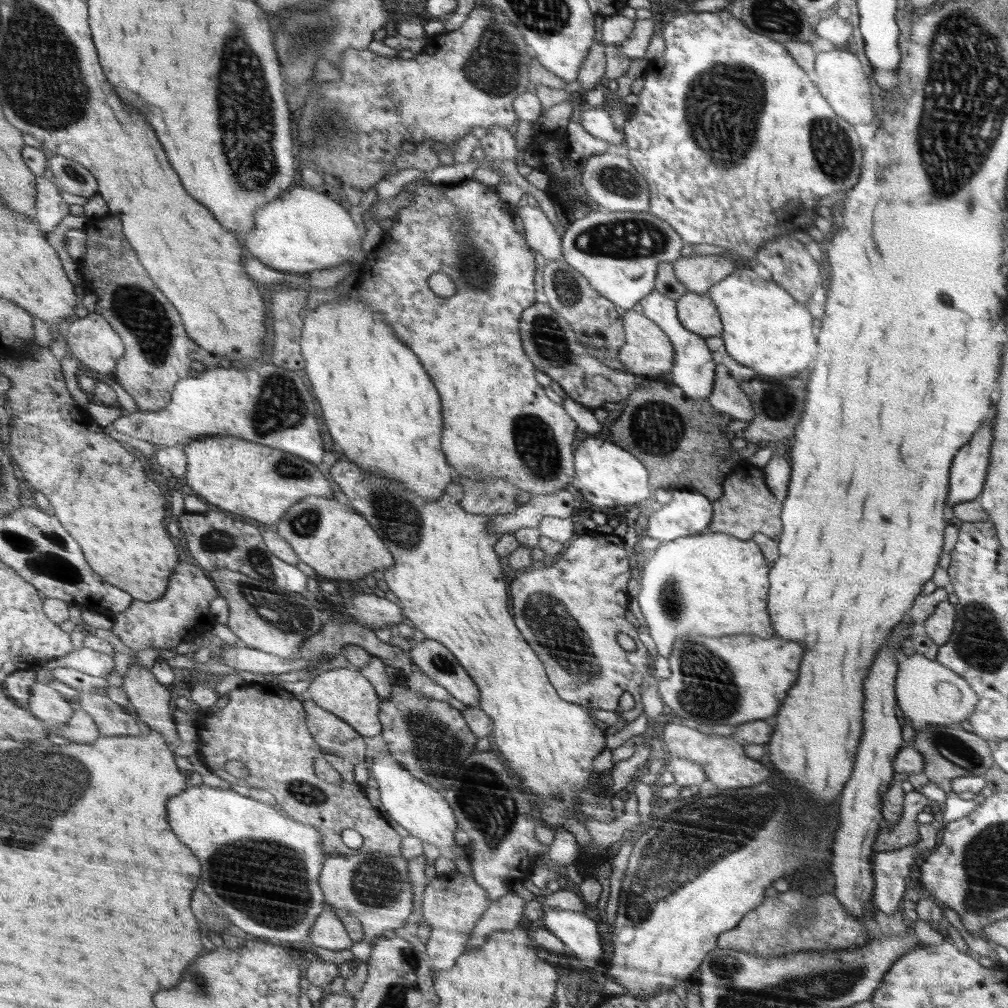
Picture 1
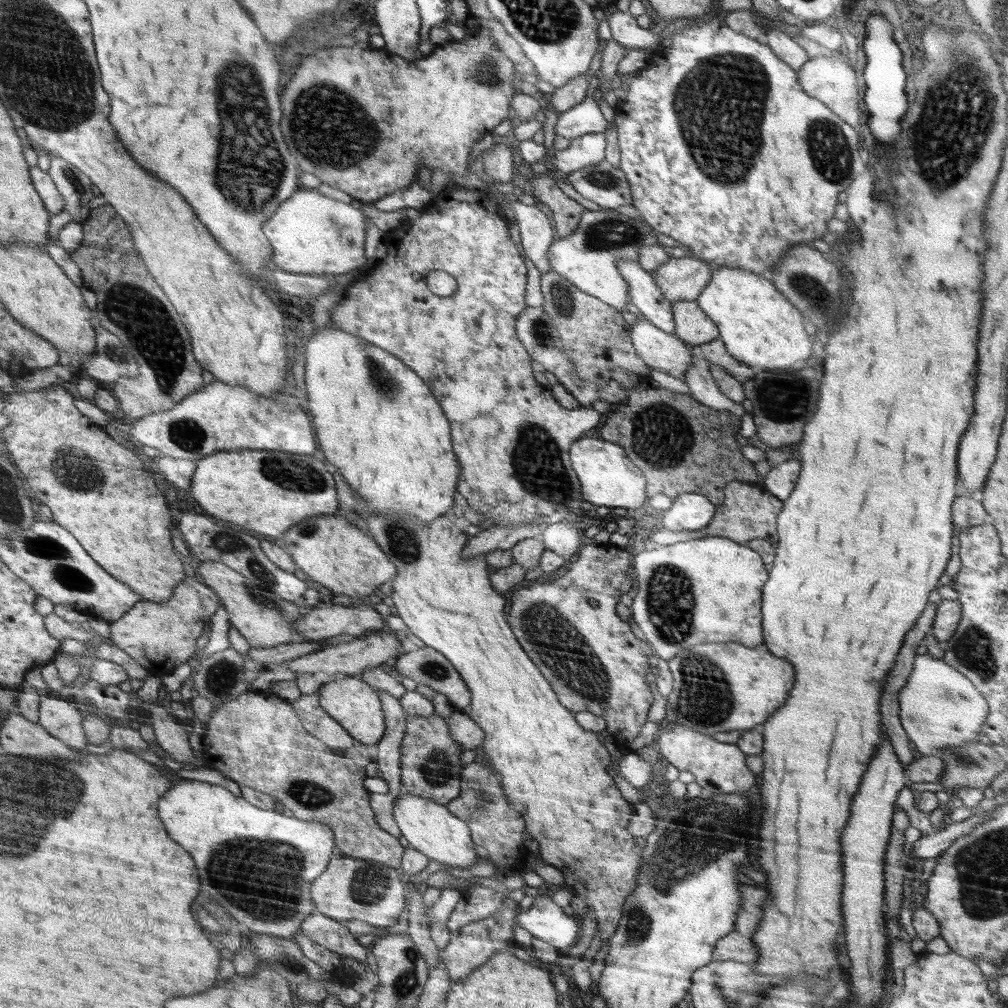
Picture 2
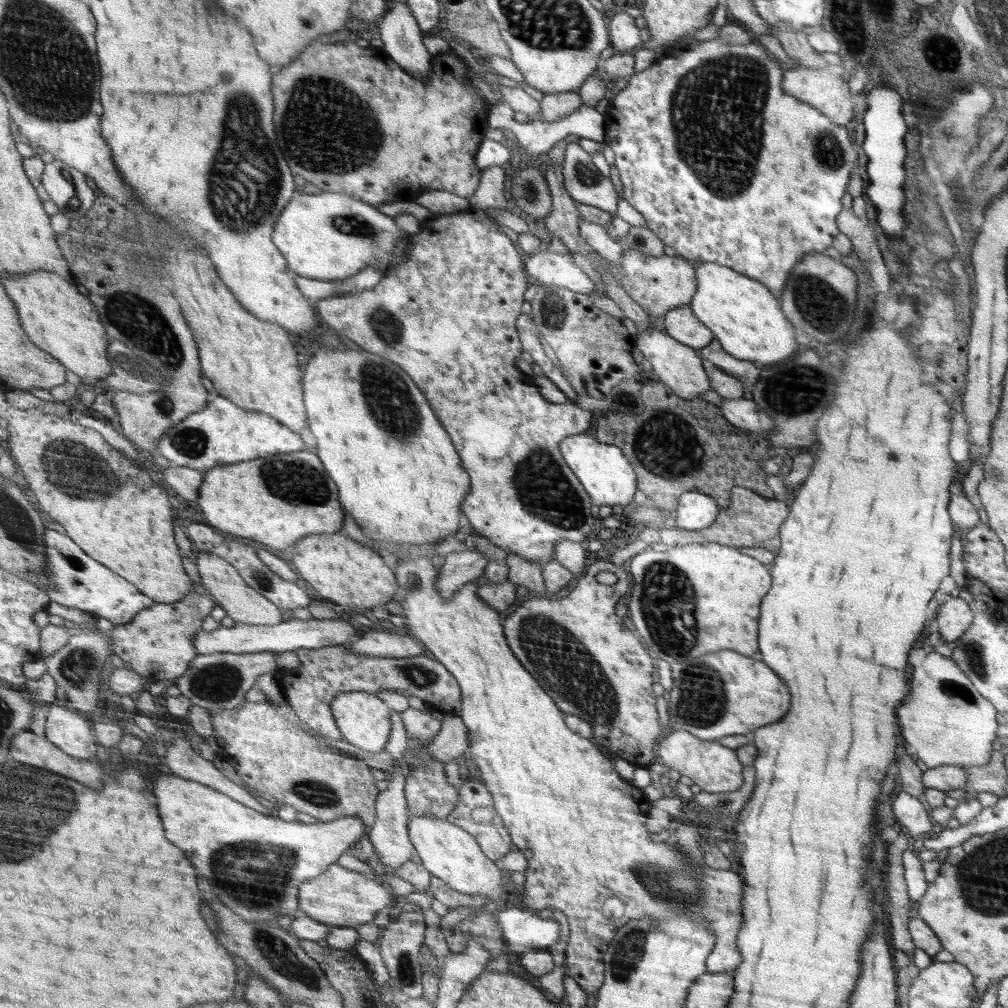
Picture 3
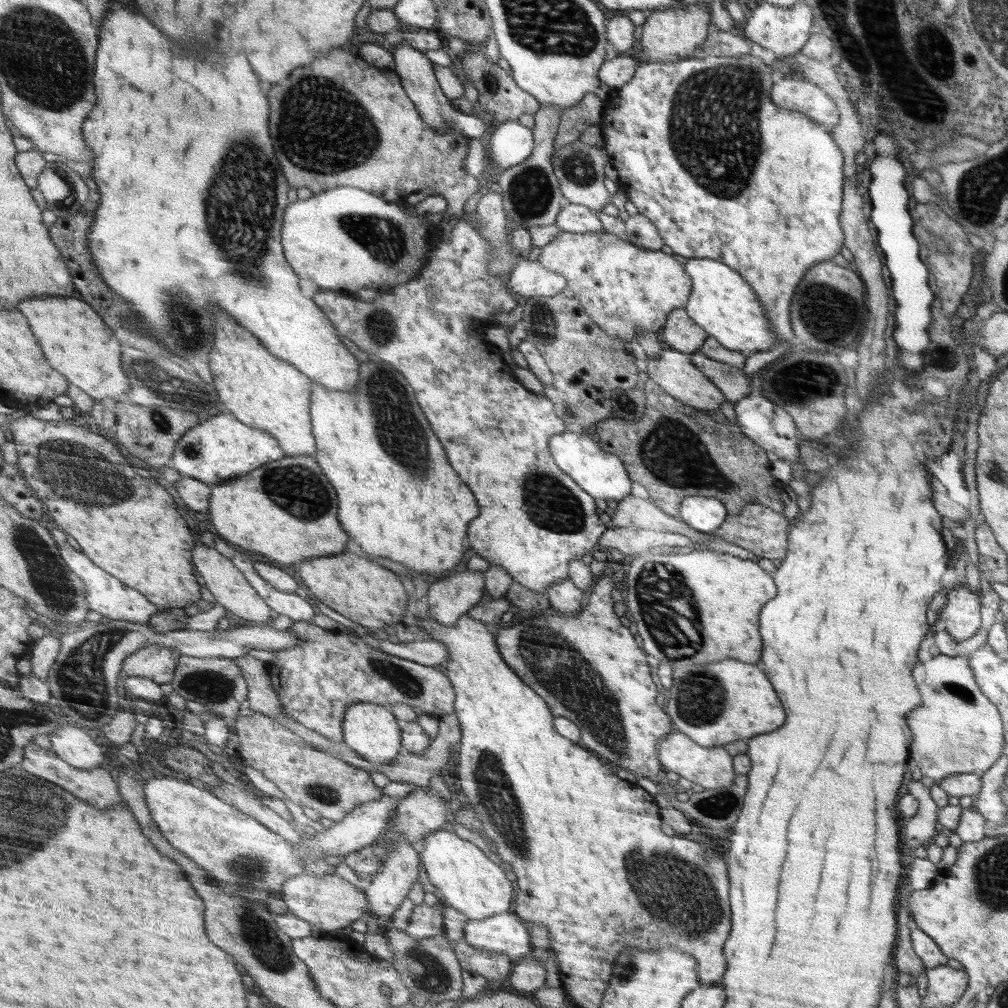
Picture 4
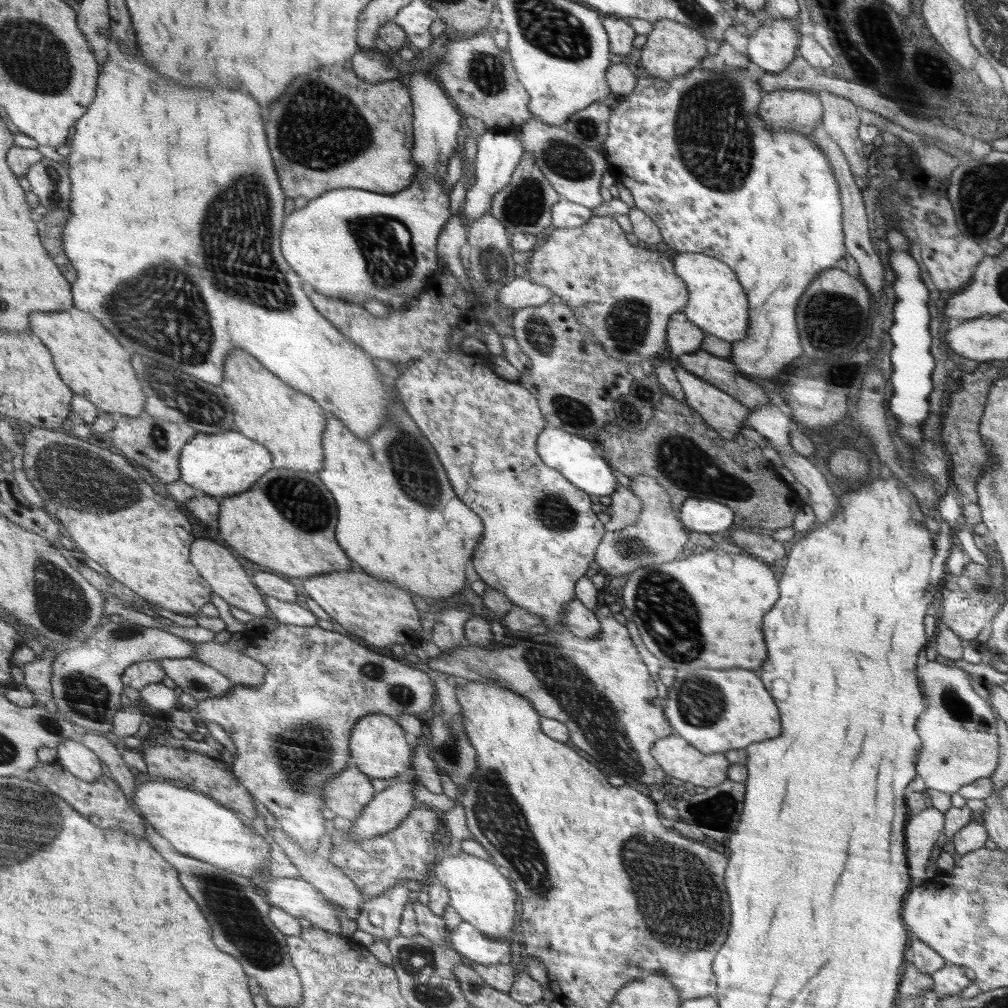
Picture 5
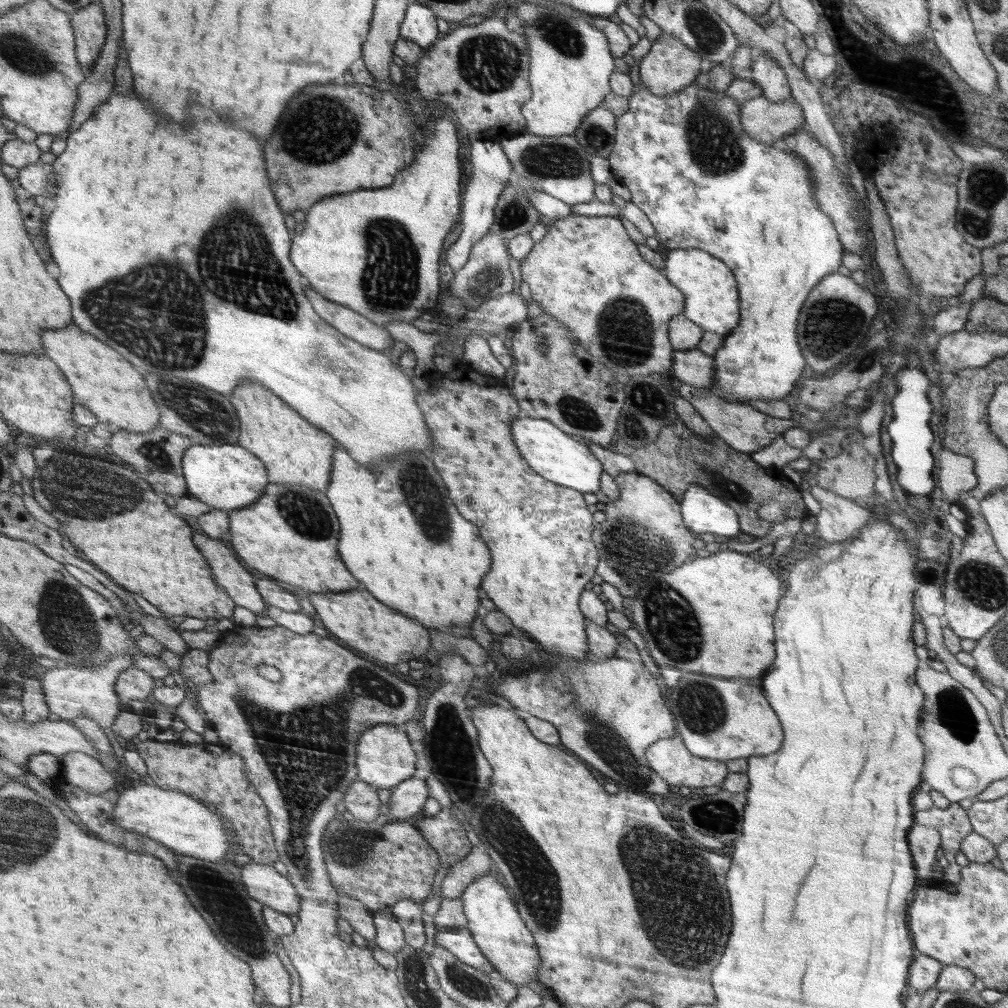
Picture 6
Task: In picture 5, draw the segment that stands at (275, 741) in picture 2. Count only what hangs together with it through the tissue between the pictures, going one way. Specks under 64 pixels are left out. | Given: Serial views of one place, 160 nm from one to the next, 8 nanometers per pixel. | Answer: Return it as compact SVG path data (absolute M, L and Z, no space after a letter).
M355 765L345 768L323 786L325 806L350 821L358 819L373 798L370 778Z

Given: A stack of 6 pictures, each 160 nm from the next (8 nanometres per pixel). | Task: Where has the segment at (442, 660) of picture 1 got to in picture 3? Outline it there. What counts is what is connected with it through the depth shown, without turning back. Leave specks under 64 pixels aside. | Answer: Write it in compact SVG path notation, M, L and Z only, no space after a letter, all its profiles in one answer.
M345 644L325 646L319 649L296 649L300 666L289 671L278 671L278 682L285 700L296 716L310 728L317 730L324 740L338 740L343 736L338 730L331 703L344 692L364 692L378 695L381 690L395 690L408 696L416 696L432 710L459 716L462 712L462 689L455 676L439 661L419 654L409 658L384 658L360 656L346 649Z

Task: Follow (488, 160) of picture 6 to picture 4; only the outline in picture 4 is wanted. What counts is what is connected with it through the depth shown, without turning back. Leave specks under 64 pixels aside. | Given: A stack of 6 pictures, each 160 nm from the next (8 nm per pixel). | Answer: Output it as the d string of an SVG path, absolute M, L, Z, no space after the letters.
M517 120L496 124L487 149L493 171L501 172L526 160L532 154L533 140L533 129L526 128Z

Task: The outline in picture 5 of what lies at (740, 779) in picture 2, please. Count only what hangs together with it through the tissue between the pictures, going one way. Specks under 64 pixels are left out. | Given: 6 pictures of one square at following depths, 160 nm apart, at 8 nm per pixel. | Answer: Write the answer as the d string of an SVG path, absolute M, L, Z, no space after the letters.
M680 735L660 739L650 751L670 777L692 782L695 786L718 786L730 773L730 763L722 752L704 754Z

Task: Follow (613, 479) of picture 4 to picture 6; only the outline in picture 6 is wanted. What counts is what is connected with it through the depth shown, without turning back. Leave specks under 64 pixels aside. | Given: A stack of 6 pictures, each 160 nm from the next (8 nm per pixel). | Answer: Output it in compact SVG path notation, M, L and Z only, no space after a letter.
M525 416L512 422L511 435L514 436L524 461L546 480L574 488L578 492L595 493L600 490L600 477L604 473L602 463L588 451L586 444L580 444L572 438L572 435L558 429L549 421Z

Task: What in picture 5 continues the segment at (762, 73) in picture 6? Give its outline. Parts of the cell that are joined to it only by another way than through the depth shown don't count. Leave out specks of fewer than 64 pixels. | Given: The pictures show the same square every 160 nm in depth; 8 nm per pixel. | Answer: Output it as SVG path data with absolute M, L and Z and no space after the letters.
M773 12L748 36L747 57L765 72L782 72L796 57L801 36L798 22Z

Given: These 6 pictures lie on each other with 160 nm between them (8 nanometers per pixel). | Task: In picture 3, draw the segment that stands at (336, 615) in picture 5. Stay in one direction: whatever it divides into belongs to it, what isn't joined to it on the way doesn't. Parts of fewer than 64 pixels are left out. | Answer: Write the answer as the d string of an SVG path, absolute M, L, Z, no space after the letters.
M344 533L309 534L287 548L292 550L292 564L310 586L328 600L354 613L366 614L374 606L388 604L398 590L394 572L370 548L360 546Z

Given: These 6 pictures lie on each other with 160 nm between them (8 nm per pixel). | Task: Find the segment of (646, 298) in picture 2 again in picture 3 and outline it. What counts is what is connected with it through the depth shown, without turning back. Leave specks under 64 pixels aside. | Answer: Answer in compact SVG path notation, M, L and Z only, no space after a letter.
M579 216L579 235L593 248L595 252L610 263L618 267L622 253L626 250L623 243L615 241L609 232L602 226L584 220Z

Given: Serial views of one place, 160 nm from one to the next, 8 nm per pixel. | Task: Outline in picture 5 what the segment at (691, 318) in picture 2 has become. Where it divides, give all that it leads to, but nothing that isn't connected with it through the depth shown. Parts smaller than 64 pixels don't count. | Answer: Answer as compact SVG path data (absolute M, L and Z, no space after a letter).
M678 312L671 316L671 324L668 327L668 344L671 346L674 359L688 352L699 350L706 332L687 319L684 312Z

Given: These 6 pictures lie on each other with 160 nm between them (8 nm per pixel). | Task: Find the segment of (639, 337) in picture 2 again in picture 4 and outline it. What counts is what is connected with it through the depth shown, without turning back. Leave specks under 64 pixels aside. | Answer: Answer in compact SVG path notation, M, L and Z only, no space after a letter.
M663 345L660 357L652 360L648 357L647 373L650 380L656 382L663 389L663 392L674 396L677 400L682 400L684 404L689 404L692 408L698 408L702 412L714 413L720 410L720 404L727 400L708 377L704 375L696 365L690 361L690 354L680 352L672 347Z

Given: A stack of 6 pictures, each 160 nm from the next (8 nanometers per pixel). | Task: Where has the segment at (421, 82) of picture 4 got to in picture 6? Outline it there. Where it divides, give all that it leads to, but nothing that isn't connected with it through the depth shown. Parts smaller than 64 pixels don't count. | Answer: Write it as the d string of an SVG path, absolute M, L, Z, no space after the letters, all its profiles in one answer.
M446 114L438 117L434 121L430 121L426 129L426 141L423 142L421 150L415 153L415 159L411 166L400 171L395 176L395 182L391 187L382 187L375 189L360 189L360 192L344 193L343 195L333 195L336 198L324 198L319 203L309 208L306 218L303 222L297 223L292 233L292 240L296 240L296 244L292 244L292 260L296 262L295 268L304 274L304 278L308 278L312 288L327 297L328 300L335 301L336 304L342 304L349 309L355 309L356 312L362 313L372 323L377 326L385 327L389 322L408 322L411 323L419 316L422 316L428 308L437 306L438 294L440 294L440 252L442 252L442 242L448 236L450 228L456 224L460 212L460 164L458 164L458 172L456 172L456 152L458 152L458 140L456 140L456 124L450 118L452 114Z

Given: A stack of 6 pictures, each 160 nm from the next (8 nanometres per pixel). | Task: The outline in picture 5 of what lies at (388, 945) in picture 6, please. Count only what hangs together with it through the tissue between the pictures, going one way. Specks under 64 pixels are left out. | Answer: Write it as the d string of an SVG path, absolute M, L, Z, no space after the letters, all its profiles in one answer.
M400 881L384 895L366 899L356 918L358 930L386 941L399 936L401 914L406 902L410 901L412 889L409 884Z

